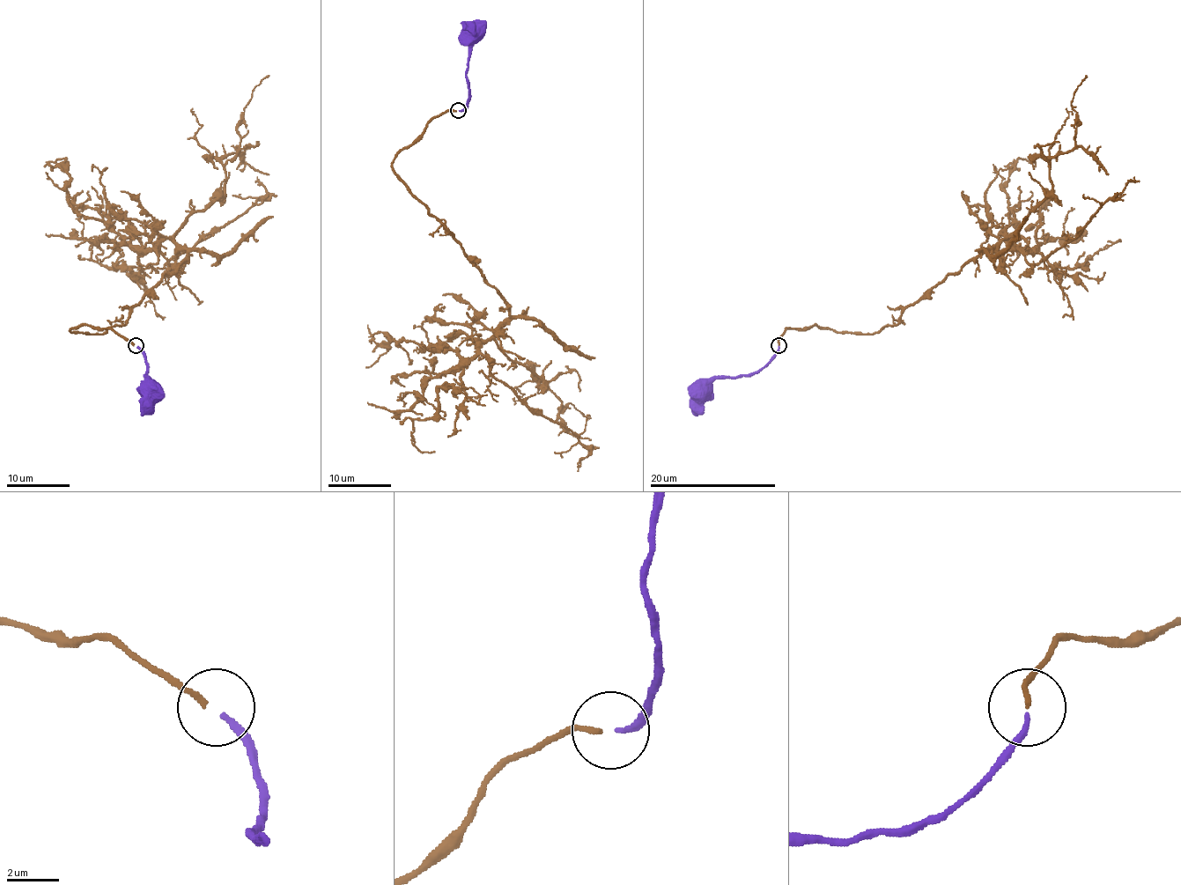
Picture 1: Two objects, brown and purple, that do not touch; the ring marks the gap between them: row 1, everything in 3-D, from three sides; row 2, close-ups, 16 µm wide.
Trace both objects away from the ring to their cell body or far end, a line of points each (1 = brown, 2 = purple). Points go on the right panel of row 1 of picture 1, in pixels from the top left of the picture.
1: (778, 343), (816, 324), (894, 326), (1014, 232), (1051, 192), (1051, 158), (1075, 144), (1071, 104), (1086, 76)
2: (778, 347), (774, 356), (758, 370), (748, 375), (712, 378), (700, 387)

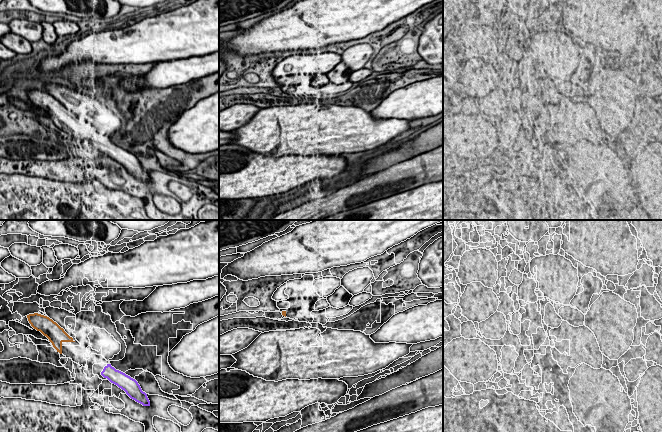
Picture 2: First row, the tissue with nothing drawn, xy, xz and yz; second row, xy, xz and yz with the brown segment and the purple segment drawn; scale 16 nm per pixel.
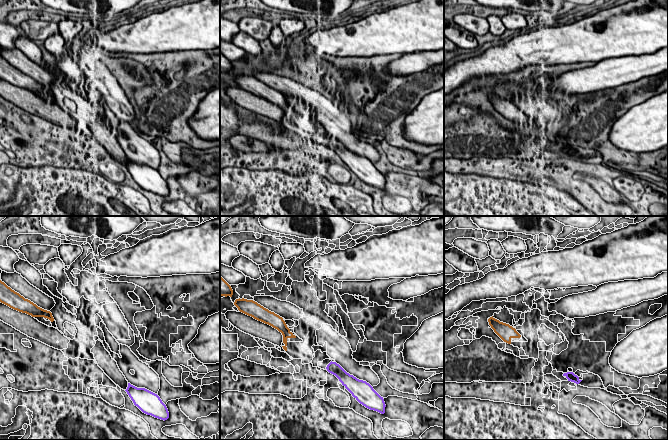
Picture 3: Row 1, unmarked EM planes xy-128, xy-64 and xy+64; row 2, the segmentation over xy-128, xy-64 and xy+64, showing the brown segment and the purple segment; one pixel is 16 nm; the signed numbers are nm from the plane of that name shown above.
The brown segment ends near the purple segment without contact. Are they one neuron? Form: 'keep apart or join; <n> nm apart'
join; 650 nm apart

